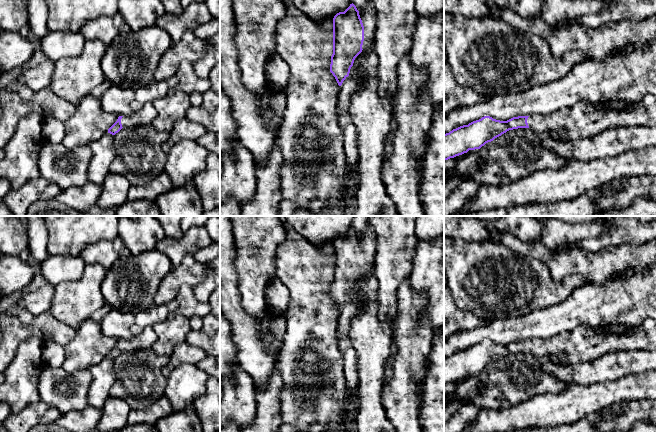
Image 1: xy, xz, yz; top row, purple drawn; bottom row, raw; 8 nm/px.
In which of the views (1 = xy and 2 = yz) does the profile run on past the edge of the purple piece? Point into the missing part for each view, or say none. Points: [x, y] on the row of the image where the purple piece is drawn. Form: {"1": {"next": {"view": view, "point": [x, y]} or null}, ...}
{"1": {"next": {"view": "xy", "point": [147, 113]}}, "2": {"next": {"view": "yz", "point": [585, 119]}}}

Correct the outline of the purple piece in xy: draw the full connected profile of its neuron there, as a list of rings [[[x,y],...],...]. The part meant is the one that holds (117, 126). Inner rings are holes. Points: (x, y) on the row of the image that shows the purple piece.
[[[148,102],[138,111],[130,116],[119,116],[117,121],[108,129],[108,133],[115,135],[122,128],[137,127],[144,124],[150,124],[156,117],[156,110],[152,102]]]

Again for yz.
[[[647,95],[641,101],[633,102],[632,105],[633,110],[631,112],[618,109],[599,109],[591,100],[581,99],[575,106],[565,107],[557,111],[554,117],[547,115],[518,116],[507,121],[500,121],[490,116],[484,116],[444,134],[444,161],[467,153],[469,150],[480,149],[507,131],[518,128],[530,128],[537,133],[559,133],[561,130],[565,130],[569,140],[572,140],[601,134],[607,129],[615,129],[620,126],[656,126],[655,96]]]

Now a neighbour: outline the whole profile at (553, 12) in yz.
[[[542,0],[540,18],[554,26],[562,21],[574,21],[584,16],[598,13],[609,7],[602,0]]]

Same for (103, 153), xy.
[[[106,132],[98,140],[89,142],[92,157],[87,171],[88,181],[102,185],[115,157],[114,136]]]

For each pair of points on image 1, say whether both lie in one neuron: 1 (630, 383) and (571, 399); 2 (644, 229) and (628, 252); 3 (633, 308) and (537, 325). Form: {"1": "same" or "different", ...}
{"1": "same", "2": "different", "3": "same"}

